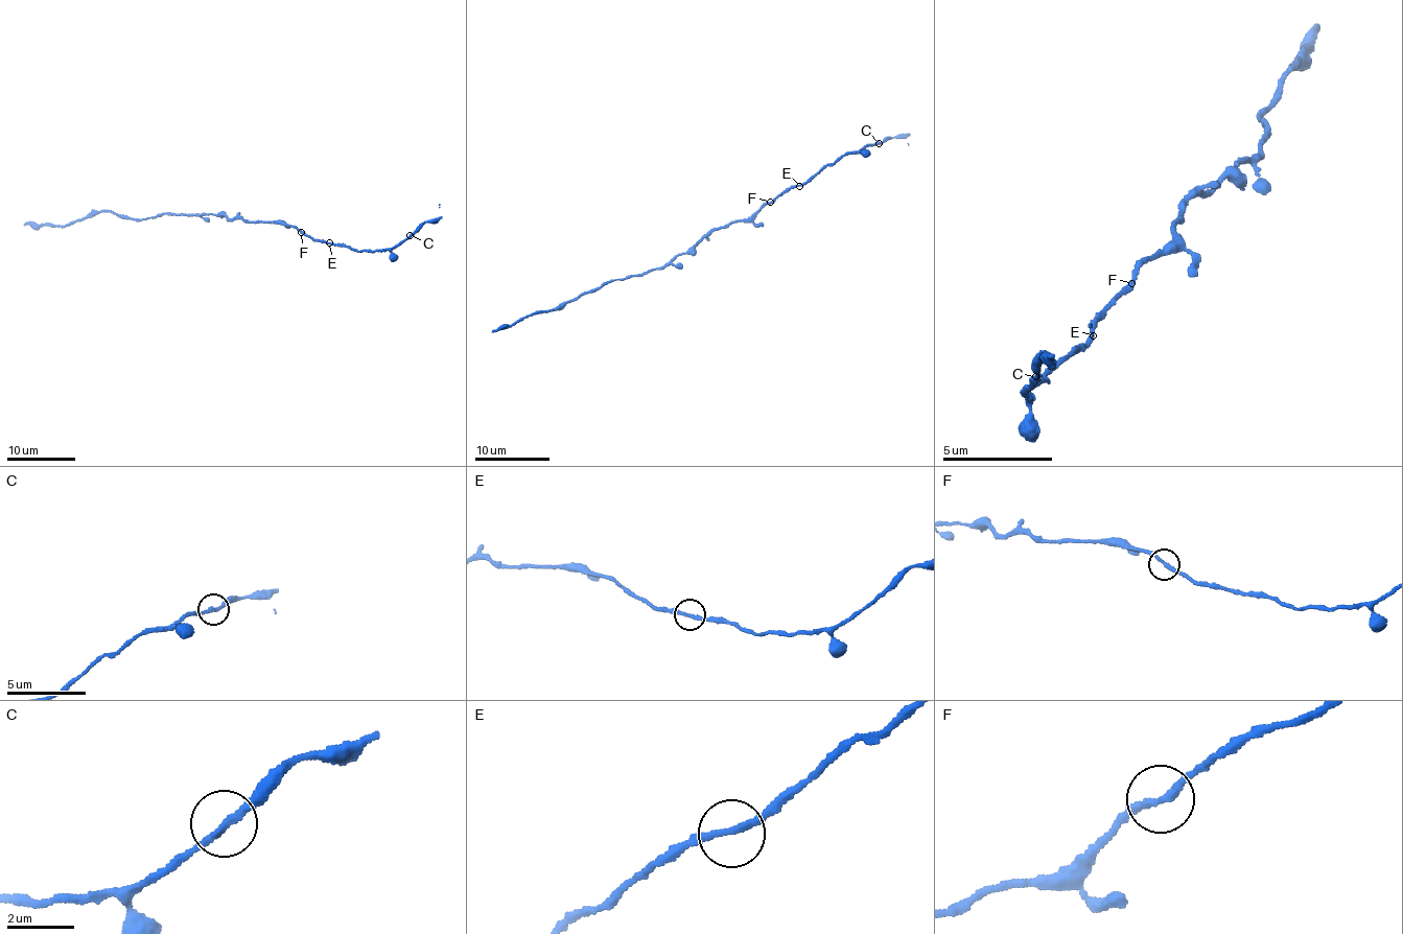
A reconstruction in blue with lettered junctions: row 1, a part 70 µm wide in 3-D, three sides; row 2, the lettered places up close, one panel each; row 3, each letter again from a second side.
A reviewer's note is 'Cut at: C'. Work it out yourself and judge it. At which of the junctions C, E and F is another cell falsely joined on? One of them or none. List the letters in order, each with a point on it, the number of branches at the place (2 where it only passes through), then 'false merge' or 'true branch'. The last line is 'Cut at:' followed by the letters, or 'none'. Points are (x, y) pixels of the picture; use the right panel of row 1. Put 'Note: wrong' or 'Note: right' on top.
Note: wrong
C: at (1035, 376); 2 branches meet; true branch
E: at (1093, 335); 2 branches meet; true branch
F: at (1131, 283); 2 branches meet; true branch
Cut at: none

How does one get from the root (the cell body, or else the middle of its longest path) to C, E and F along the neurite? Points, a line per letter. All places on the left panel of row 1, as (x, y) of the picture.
C: (244, 222), (287, 224), (314, 239), (350, 246), (358, 251), (390, 249), (411, 235)
E: (244, 222), (287, 224), (314, 239), (329, 242)
F: (244, 222), (287, 224), (301, 232)

